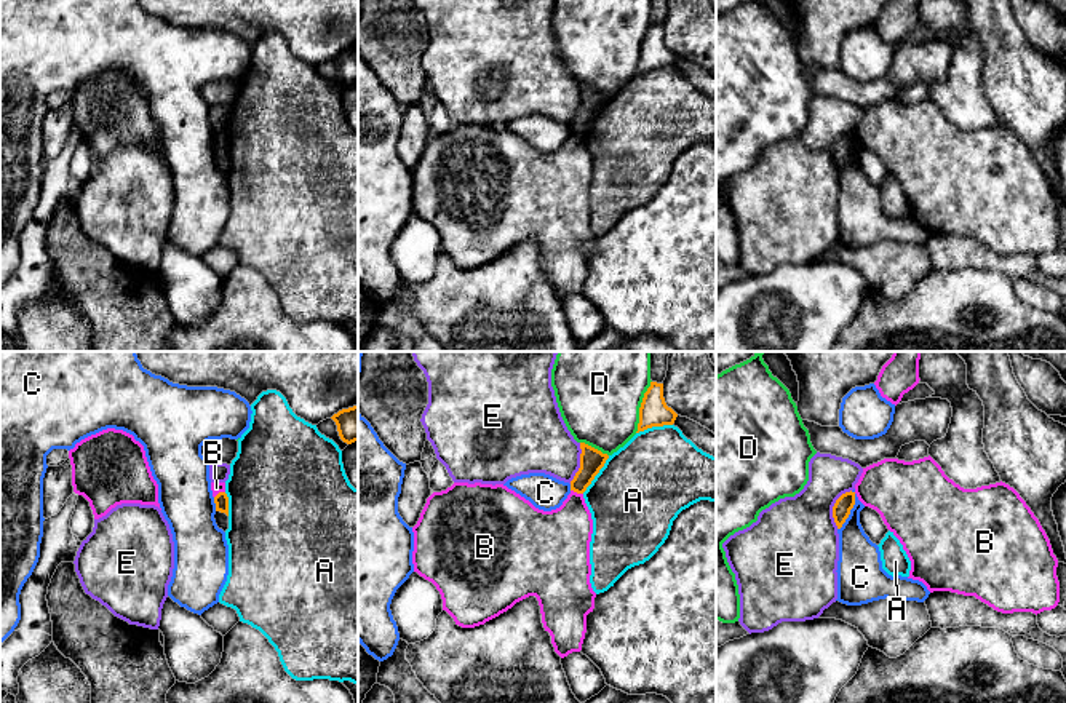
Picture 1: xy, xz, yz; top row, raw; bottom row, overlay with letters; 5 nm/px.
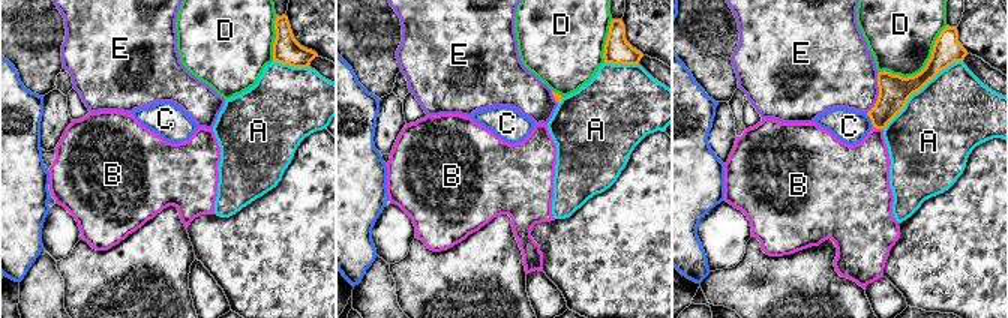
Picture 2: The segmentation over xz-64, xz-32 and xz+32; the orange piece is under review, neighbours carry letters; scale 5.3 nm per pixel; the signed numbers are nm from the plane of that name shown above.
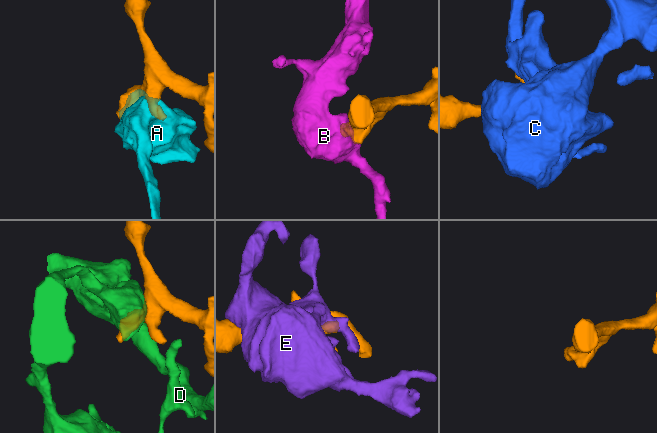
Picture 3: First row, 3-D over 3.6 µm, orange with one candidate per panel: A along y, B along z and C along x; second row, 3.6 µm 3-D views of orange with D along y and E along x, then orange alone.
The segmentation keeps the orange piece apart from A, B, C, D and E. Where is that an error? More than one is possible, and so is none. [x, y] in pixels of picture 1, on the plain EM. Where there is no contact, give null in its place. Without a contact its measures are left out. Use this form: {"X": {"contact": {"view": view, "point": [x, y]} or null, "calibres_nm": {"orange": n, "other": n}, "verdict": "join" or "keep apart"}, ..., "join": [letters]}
{"A": {"contact": {"view": "xz", "point": [596, 115]}, "calibres_nm": {"orange": 120, "other": 460}, "verdict": "keep apart"}, "B": {"contact": {"view": "xz", "point": [577, 135]}, "calibres_nm": {"orange": 120, "other": 300}, "verdict": "keep apart"}, "C": {"contact": {"view": "yz", "point": [851, 150]}, "calibres_nm": {"orange": 90, "other": 200}, "verdict": "keep apart"}, "D": {"contact": {"view": "xz", "point": [641, 48]}, "calibres_nm": {"orange": 140, "other": 420}, "verdict": "keep apart"}, "E": {"contact": {"view": "yz", "point": [833, 149]}, "calibres_nm": {"orange": 90, "other": 420}, "verdict": "keep apart"}, "join": []}

